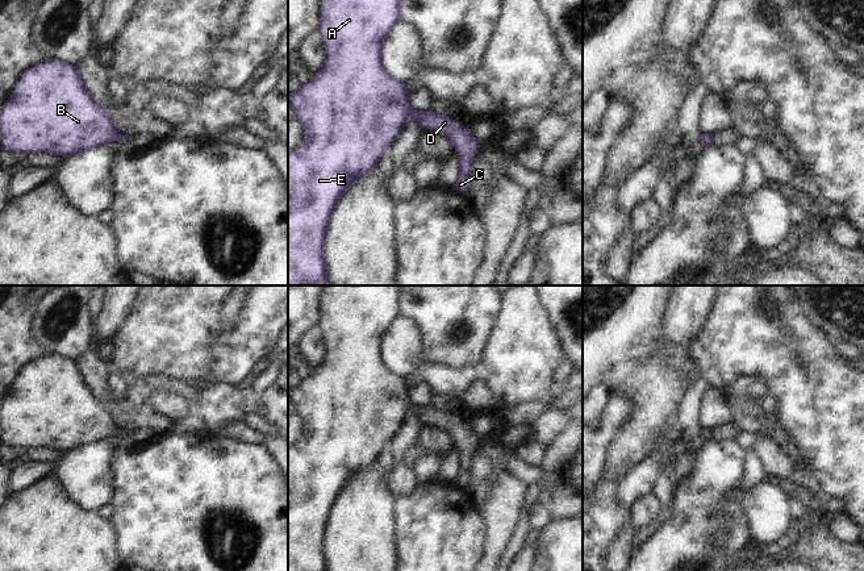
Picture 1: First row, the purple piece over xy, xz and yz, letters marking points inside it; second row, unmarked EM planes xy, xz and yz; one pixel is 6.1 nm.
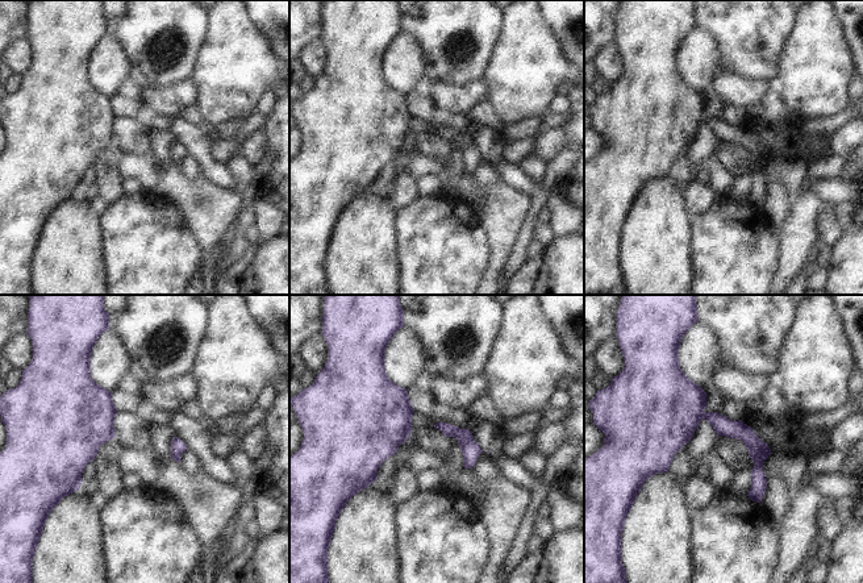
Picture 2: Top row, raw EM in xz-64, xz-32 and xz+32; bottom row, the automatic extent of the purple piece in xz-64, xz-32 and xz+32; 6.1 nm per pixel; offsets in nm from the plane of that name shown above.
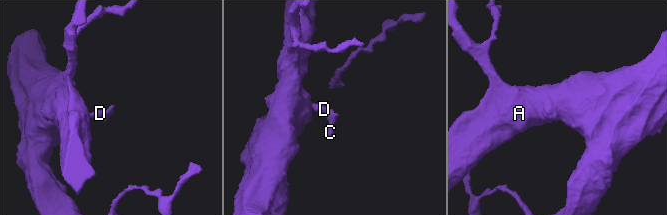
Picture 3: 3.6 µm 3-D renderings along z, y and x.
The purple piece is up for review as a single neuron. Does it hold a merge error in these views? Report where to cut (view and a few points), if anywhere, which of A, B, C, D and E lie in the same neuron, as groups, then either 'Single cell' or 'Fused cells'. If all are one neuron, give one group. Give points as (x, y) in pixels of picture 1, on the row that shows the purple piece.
No split. Groups: A B C D E. Single cell

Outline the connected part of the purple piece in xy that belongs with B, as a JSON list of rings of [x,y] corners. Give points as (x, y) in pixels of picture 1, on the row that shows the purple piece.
[[[54,59],[34,66],[21,76],[0,114],[0,133],[3,136],[3,149],[9,153],[51,153],[66,158],[87,150],[97,150],[100,146],[113,141],[124,143],[132,139],[118,133],[116,124],[97,103],[78,67],[64,61]]]

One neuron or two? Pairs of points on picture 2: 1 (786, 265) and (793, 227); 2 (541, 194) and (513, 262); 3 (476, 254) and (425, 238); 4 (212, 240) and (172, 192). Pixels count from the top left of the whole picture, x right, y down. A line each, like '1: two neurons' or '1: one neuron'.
1: one neuron
2: one neuron
3: one neuron
4: one neuron

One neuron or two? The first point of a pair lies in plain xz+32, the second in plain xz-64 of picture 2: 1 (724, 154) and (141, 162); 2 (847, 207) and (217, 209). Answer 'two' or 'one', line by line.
1: two
2: two

